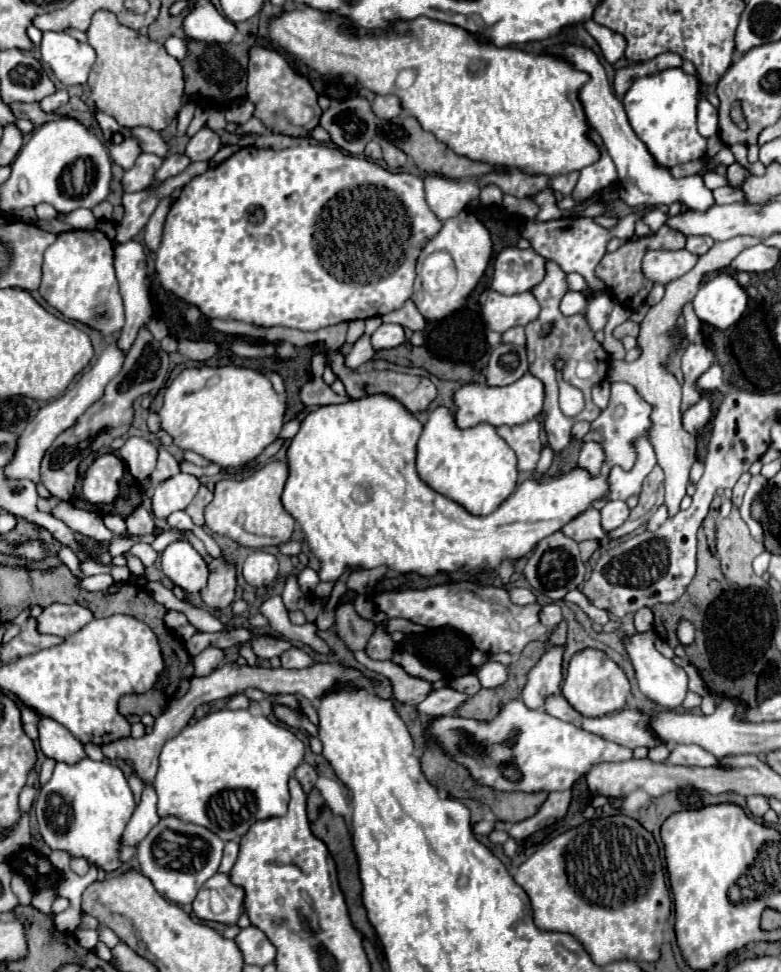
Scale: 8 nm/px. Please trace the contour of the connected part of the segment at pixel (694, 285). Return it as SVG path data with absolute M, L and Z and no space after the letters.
M739 235L739 237L727 239L727 241L715 241L715 245L705 255L699 257L697 265L689 273L685 273L681 279L675 279L673 283L669 283L665 287L665 297L647 311L647 315L641 323L641 333L637 337L637 343L641 343L641 357L633 363L611 361L611 365L609 365L609 375L607 375L609 381L627 381L627 383L631 383L639 391L639 395L653 407L651 427L649 427L649 441L655 449L659 467L663 467L663 471L665 471L665 505L669 507L669 517L679 511L679 503L685 497L685 487L687 487L687 481L689 481L691 465L697 461L697 457L695 457L695 437L689 435L681 427L681 409L679 409L681 407L681 383L675 379L675 375L667 367L671 355L677 349L683 349L683 345L687 343L685 333L677 325L677 317L681 315L683 305L693 299L693 295L699 289L701 279L707 273L729 267L729 263L743 249L747 249L751 245L757 245L757 243L761 243L761 239L749 237L749 235Z

